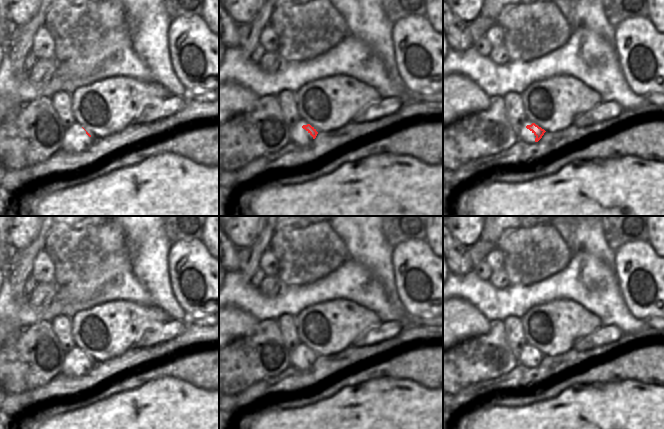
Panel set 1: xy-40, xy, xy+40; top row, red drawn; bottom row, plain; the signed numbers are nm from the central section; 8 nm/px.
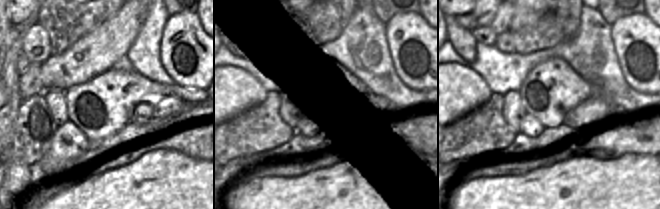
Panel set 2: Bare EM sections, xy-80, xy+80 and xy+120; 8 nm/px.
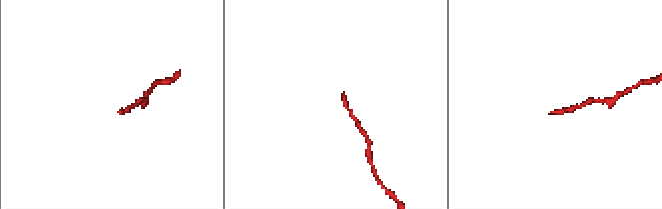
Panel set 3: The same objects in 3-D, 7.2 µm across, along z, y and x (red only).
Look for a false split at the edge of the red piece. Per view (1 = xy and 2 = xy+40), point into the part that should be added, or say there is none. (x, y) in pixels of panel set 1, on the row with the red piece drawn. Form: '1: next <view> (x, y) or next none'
1: next none
2: next none

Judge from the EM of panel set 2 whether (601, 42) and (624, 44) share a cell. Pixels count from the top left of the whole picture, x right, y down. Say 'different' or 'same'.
different

